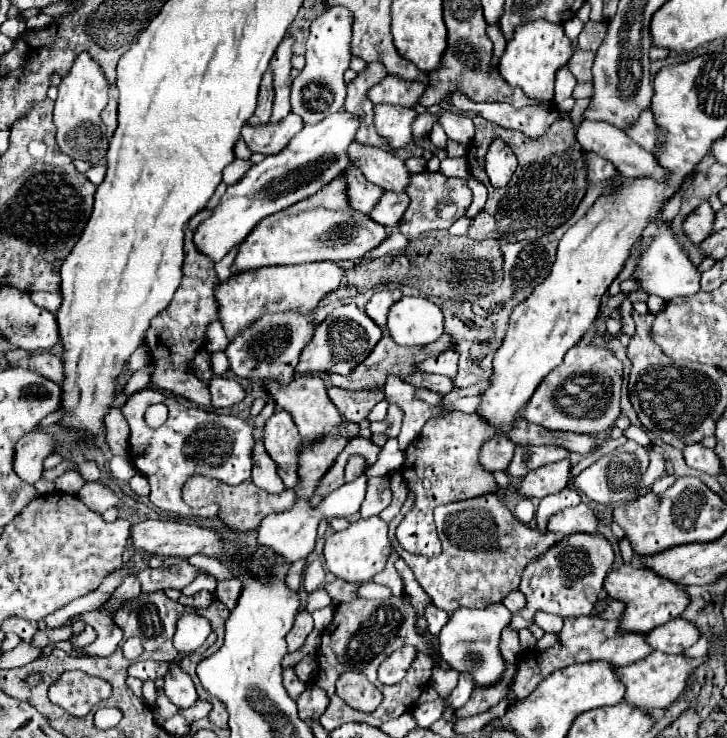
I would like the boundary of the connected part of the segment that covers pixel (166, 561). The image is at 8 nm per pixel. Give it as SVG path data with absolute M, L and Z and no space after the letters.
M163 558L161 568L143 568L143 570L137 570L135 576L141 584L141 592L151 594L157 590L167 590L167 588L181 590L189 582L193 582L197 572L199 570L193 568L187 560Z

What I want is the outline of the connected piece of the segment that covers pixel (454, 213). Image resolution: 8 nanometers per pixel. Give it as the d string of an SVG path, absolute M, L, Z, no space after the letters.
M441 172L413 174L407 194L411 198L411 204L399 226L407 238L415 238L419 234L431 232L431 230L447 230L455 220L465 216L467 208L471 206L471 190L467 186L467 180L447 178Z

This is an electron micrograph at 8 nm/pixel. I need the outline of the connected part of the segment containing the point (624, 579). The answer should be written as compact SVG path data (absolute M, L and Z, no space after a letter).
M623 564L617 570L611 570L605 578L607 594L611 598L617 598L627 604L623 618L621 618L621 628L627 632L641 632L647 634L657 626L663 626L671 618L677 618L685 608L687 608L687 592L683 586L655 574L647 566L633 566L633 564Z

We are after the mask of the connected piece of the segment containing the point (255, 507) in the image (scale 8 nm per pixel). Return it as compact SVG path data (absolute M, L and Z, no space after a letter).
M195 476L189 478L183 486L182 497L185 503L193 508L196 508L196 503L199 499L207 499L209 502L219 504L219 518L237 530L253 530L261 524L261 520L267 514L279 514L283 510L289 510L295 504L295 490L287 488L283 494L269 494L261 488L257 488L251 480L241 482L237 486L229 486L221 480L215 478L207 478L207 476Z

